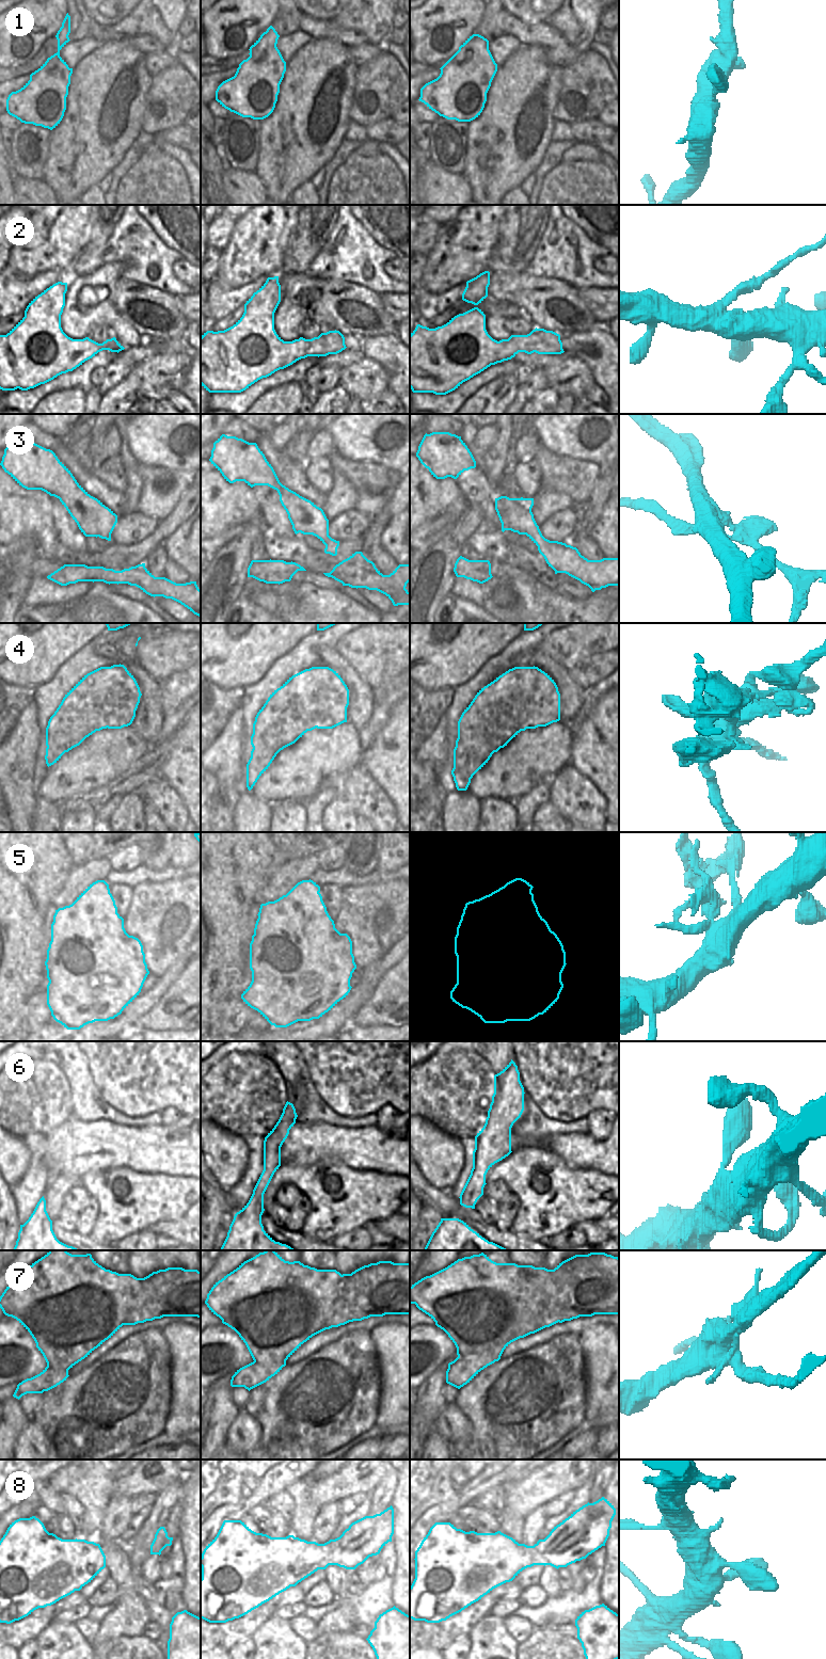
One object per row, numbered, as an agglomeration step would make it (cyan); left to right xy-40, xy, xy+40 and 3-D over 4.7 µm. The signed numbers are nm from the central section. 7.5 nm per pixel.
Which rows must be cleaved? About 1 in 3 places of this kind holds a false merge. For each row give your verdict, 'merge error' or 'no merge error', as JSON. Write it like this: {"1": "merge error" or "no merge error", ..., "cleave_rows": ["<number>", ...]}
{"1": "no merge error", "2": "no merge error", "3": "merge error", "4": "merge error", "5": "merge error", "6": "no merge error", "7": "merge error", "8": "no merge error", "cleave_rows": ["3", "4", "5", "7"]}

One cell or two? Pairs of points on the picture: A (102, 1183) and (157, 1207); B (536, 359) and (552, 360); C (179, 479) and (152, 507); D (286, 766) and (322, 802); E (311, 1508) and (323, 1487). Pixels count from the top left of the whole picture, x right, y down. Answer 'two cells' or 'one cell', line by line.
A: one cell
B: one cell
C: one cell
D: two cells
E: two cells

